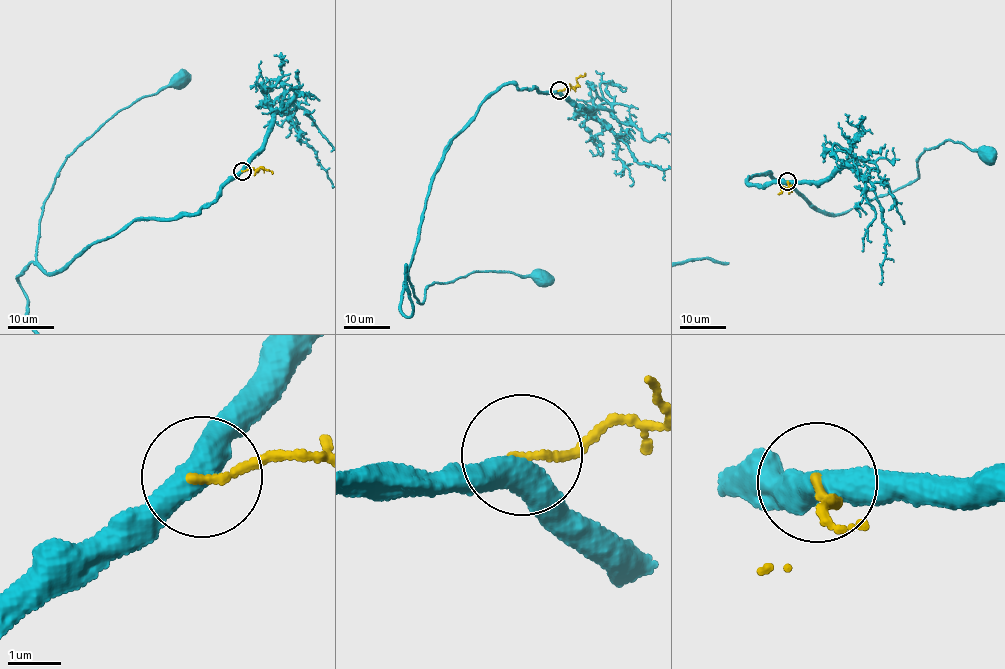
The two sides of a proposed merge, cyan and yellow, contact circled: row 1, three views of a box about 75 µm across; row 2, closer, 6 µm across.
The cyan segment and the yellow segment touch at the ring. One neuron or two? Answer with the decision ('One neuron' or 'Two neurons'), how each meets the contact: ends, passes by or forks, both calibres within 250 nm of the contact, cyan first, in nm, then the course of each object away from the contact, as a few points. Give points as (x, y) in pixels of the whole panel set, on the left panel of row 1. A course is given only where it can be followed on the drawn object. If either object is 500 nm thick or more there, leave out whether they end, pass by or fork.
Two neurons. At the ring cyan passes by. At the ring yellow ends. Thickness 480 nm (cyan) against 160 nm. Course of cyan: (242, 171), (196, 214), (142, 217), (59, 270), (39, 264), (42, 207), (62, 165), (119, 110), (180, 80). Course of yellow: (242, 171), (260, 168), (272, 173)

